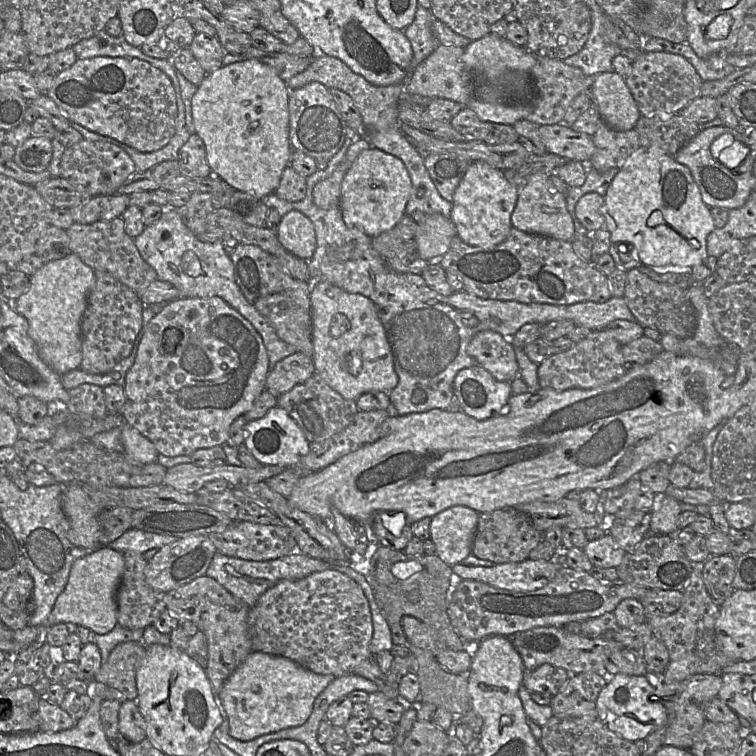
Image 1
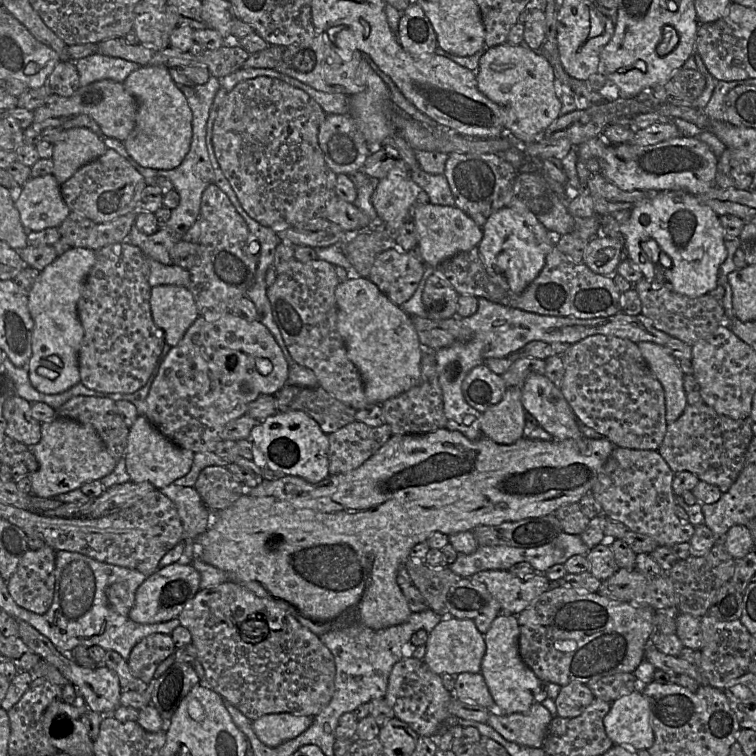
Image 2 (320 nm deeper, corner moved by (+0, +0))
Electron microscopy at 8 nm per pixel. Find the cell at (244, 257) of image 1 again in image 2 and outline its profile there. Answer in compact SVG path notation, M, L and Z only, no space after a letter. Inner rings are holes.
M296 258L282 264L273 285L267 289L272 315L284 343L296 364L312 370L318 385L332 397L356 411L370 406L361 375L349 359L337 329L338 307L335 290L340 283L335 265L321 259L301 262Z

